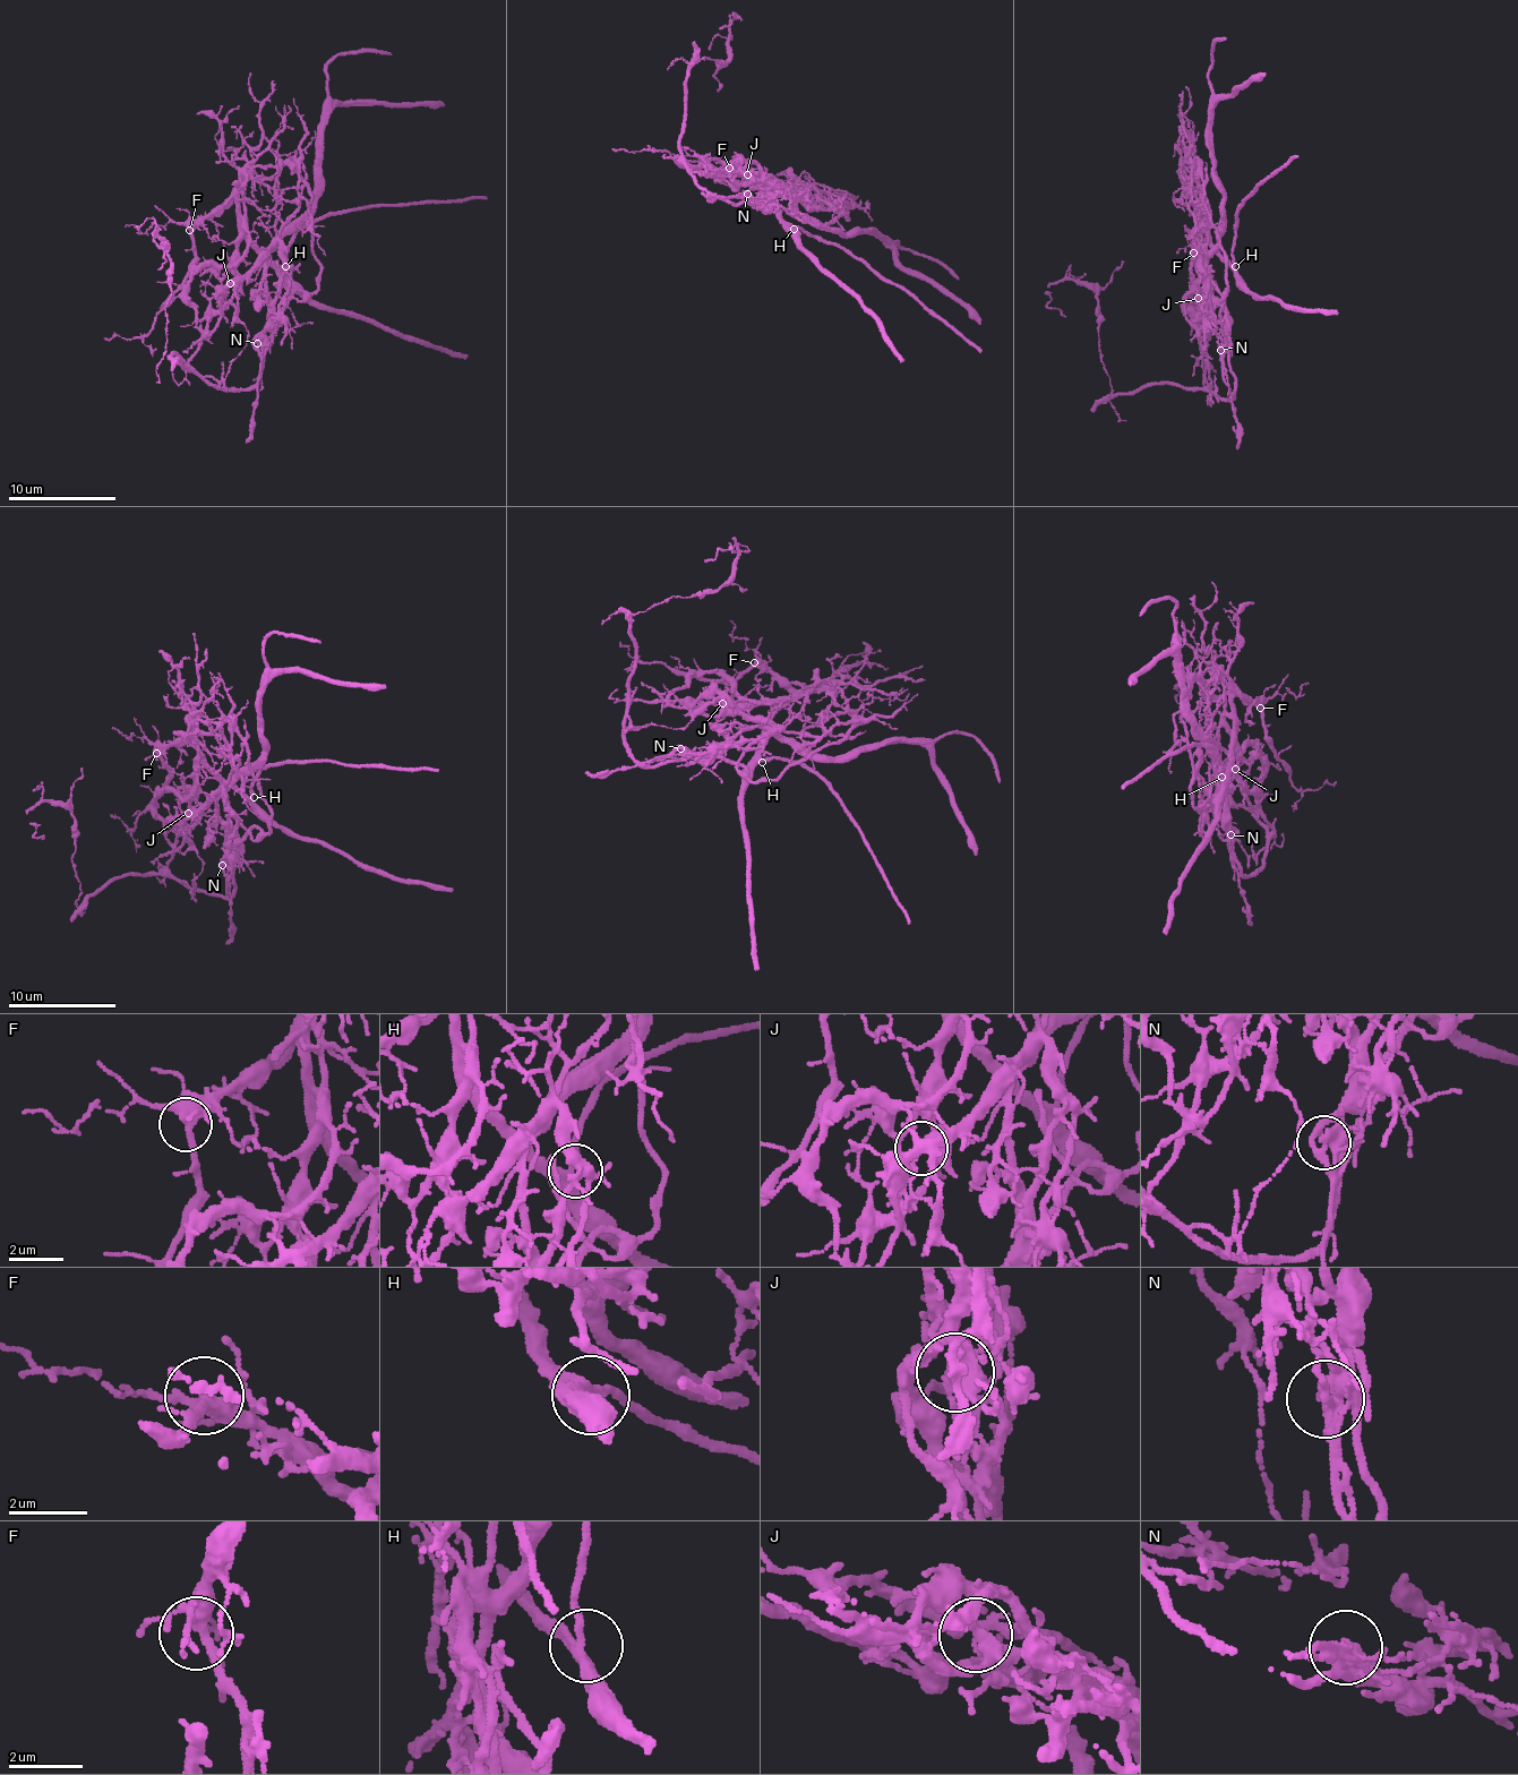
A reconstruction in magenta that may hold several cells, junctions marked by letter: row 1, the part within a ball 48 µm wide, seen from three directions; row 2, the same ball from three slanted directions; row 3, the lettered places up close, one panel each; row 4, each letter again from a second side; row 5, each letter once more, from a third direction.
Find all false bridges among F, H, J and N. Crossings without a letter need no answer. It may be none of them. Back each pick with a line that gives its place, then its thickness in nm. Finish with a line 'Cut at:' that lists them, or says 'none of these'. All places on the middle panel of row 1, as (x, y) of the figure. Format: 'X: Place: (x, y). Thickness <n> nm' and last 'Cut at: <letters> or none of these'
J: Place: (747, 174). Thickness 360 nm
N: Place: (747, 194). Thickness 280 nm
Cut at: J, N

